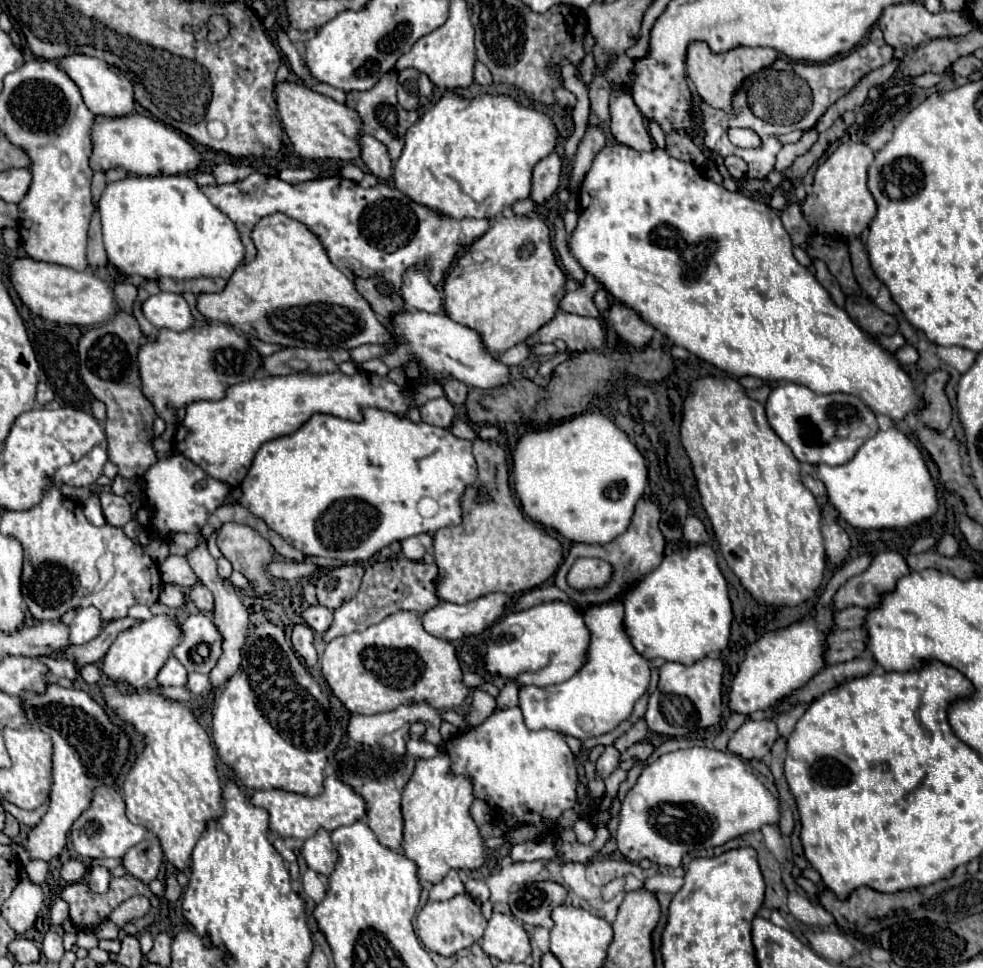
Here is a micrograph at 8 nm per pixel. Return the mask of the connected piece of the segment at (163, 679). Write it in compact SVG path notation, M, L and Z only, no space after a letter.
M171 656L165 662L165 666L161 668L157 682L161 686L185 686L187 684L187 668L175 656Z

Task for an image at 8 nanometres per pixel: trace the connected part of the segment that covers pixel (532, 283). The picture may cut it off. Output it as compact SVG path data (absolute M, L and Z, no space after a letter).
M547 210L531 216L501 216L495 218L491 228L473 242L471 250L465 252L457 266L445 278L445 312L459 324L465 324L477 332L481 332L485 344L493 348L493 352L503 354L511 346L525 342L533 336L541 326L545 326L559 310L559 302L565 296L567 276L559 268L555 260L555 252L551 246L551 230L547 226Z

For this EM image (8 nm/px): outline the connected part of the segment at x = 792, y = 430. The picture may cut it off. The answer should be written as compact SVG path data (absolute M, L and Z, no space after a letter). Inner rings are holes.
M785 382L777 386L767 404L765 404L767 420L771 428L777 432L777 436L793 450L795 458L801 464L827 464L827 466L841 466L847 464L857 448L869 438L877 434L877 418L875 414L857 398L851 394L827 394L819 396L811 392L803 384ZM863 434L863 436L857 436Z

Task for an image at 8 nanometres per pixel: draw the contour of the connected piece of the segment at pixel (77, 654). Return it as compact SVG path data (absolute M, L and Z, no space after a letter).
M119 618L119 620L111 620L101 632L97 638L93 638L91 642L87 644L81 644L81 646L75 646L75 644L69 644L67 648L59 650L57 654L49 654L49 658L61 658L61 660L71 660L75 662L77 666L85 666L85 664L97 664L101 662L101 658L107 654L109 646L113 644L113 640L117 638L119 632L123 632L125 628L131 628L135 622L139 620L133 620L133 618Z

